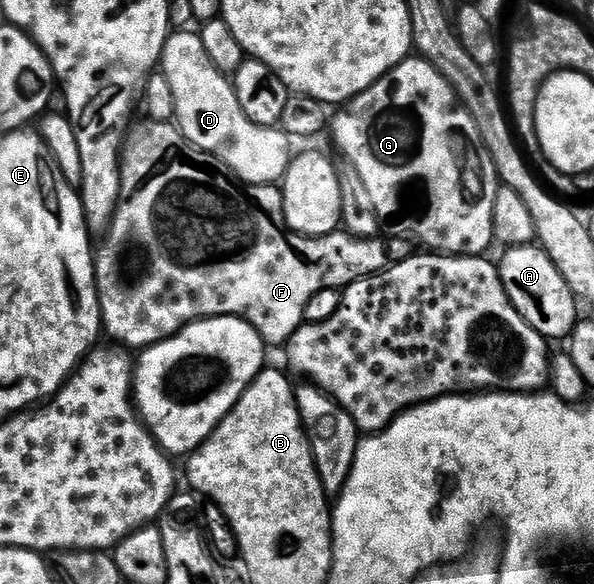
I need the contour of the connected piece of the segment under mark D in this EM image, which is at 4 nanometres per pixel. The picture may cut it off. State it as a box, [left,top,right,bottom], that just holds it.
[159,33,295,186]

